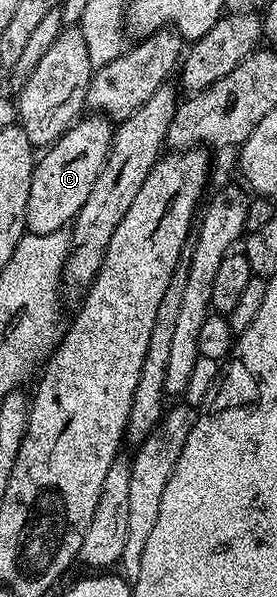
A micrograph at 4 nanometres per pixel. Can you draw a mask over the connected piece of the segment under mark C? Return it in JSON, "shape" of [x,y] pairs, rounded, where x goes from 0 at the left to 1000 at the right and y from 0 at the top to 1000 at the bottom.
{"shape":[[[310,193],[267,204],[217,235],[134,265],[116,293],[116,320],[101,323],[94,380],[112,390],[173,394],[206,384],[238,384],[271,360],[303,347],[332,312],[390,266],[415,211],[394,196]]]}

